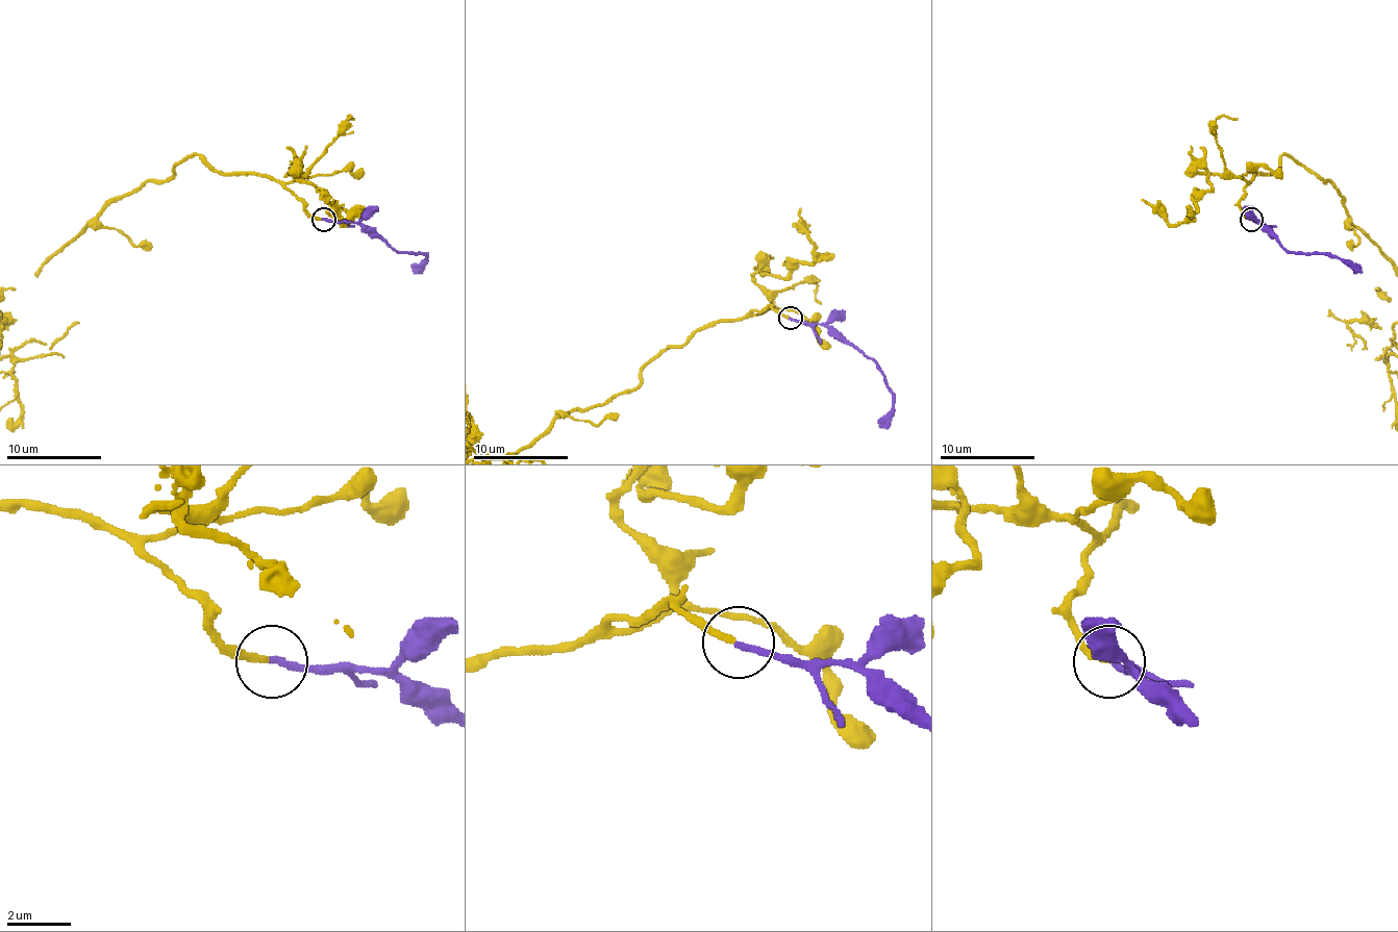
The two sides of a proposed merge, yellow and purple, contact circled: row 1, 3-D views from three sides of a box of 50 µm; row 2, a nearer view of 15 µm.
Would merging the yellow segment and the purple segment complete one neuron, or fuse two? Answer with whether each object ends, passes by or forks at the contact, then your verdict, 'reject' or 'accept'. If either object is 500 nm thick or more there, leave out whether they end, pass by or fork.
yellow ends | purple ends | accept

